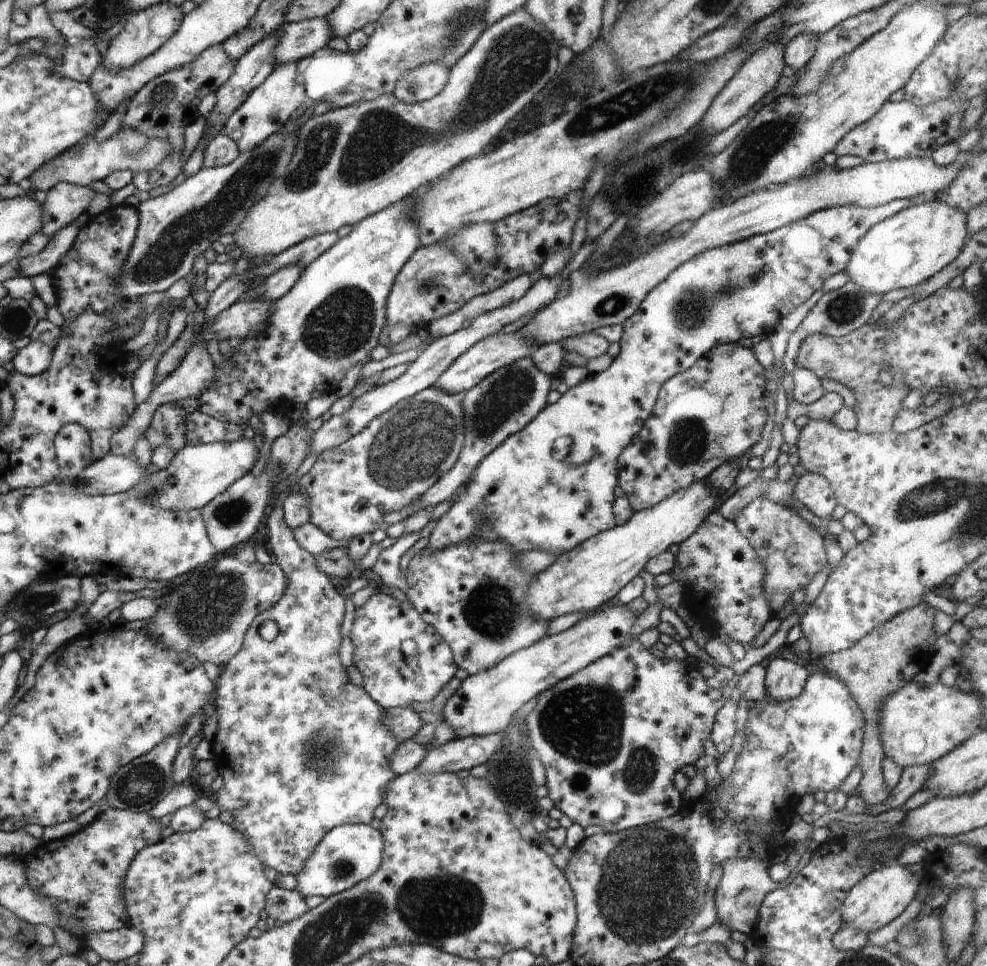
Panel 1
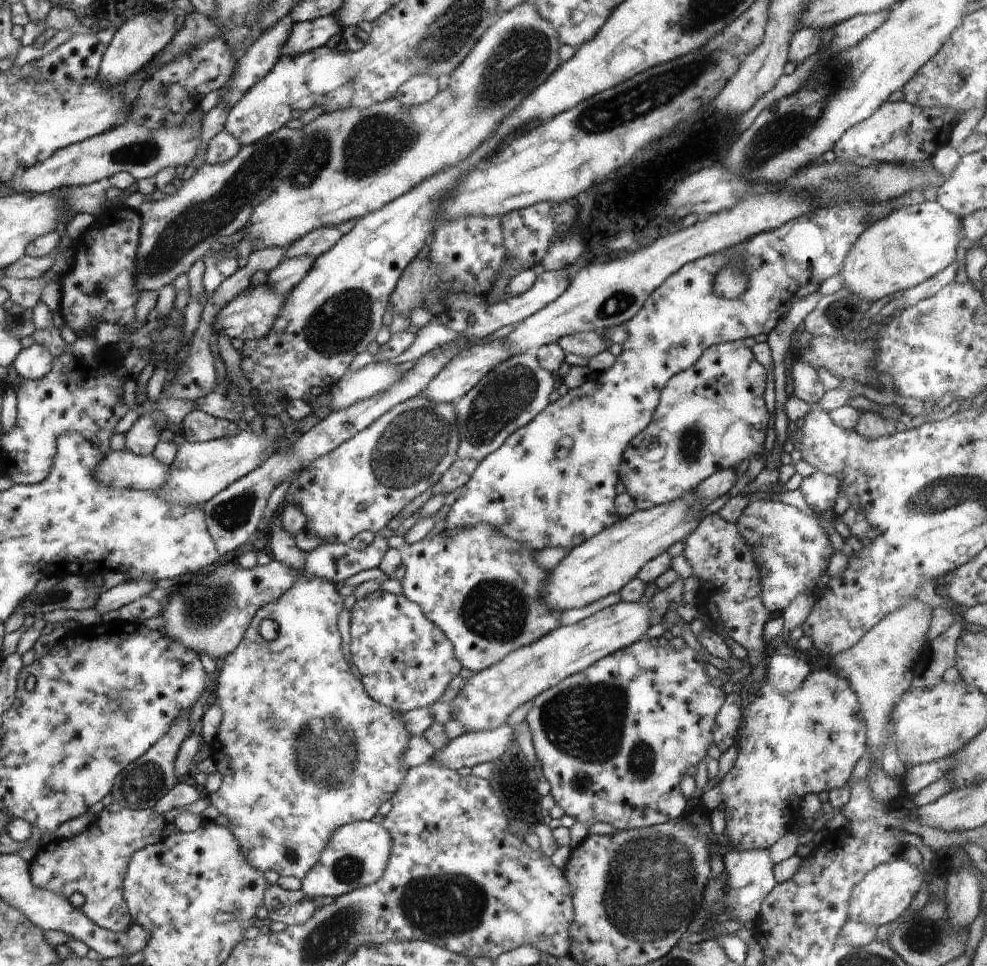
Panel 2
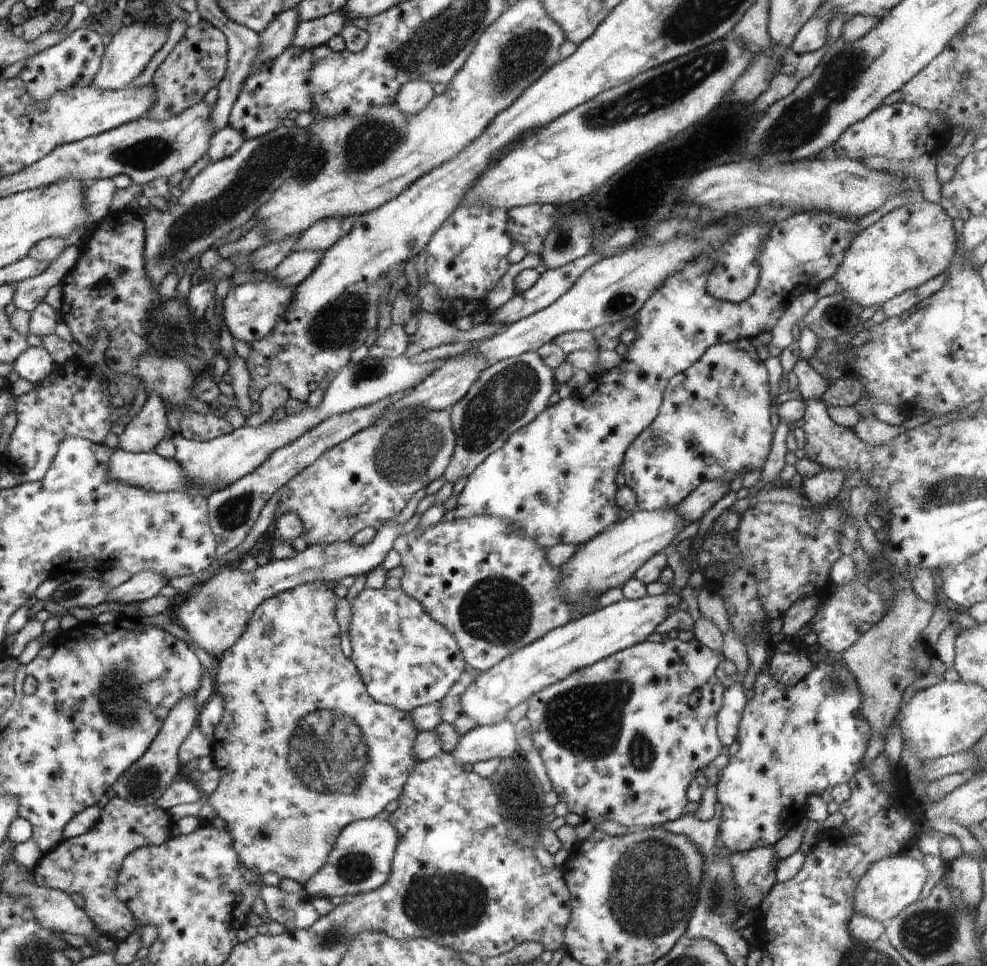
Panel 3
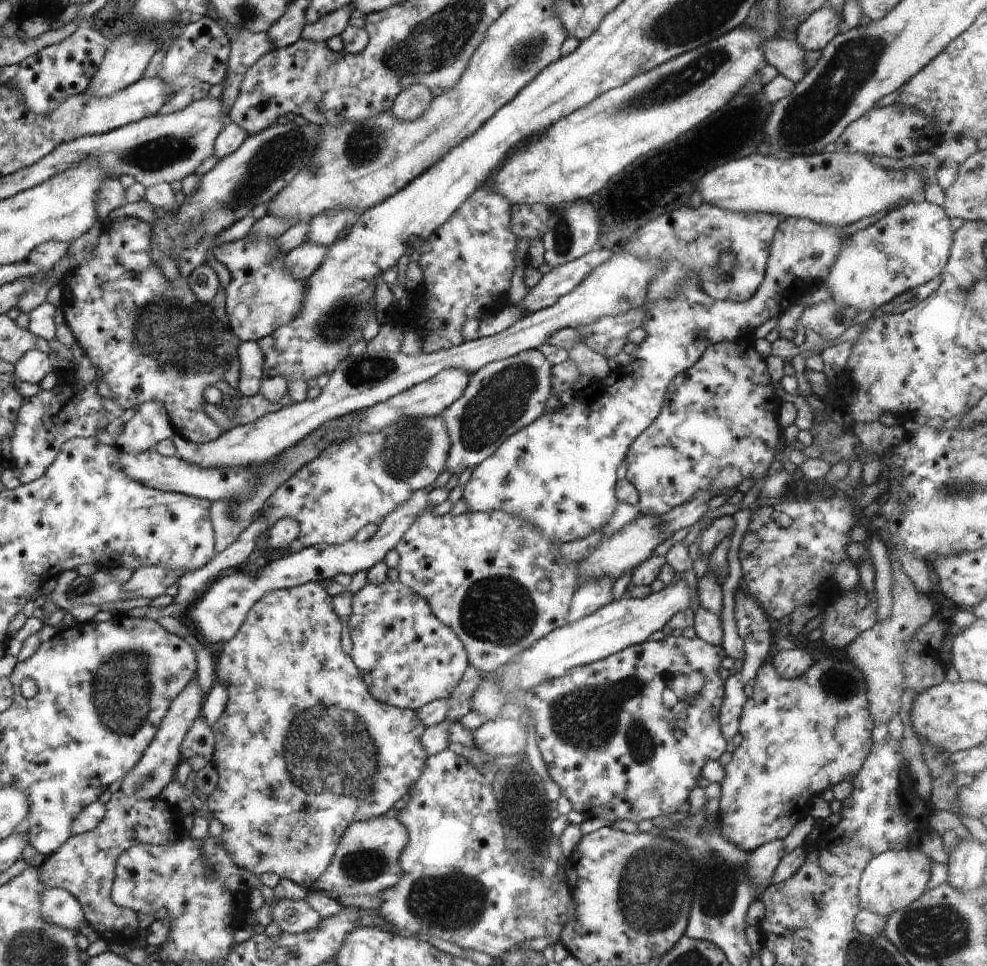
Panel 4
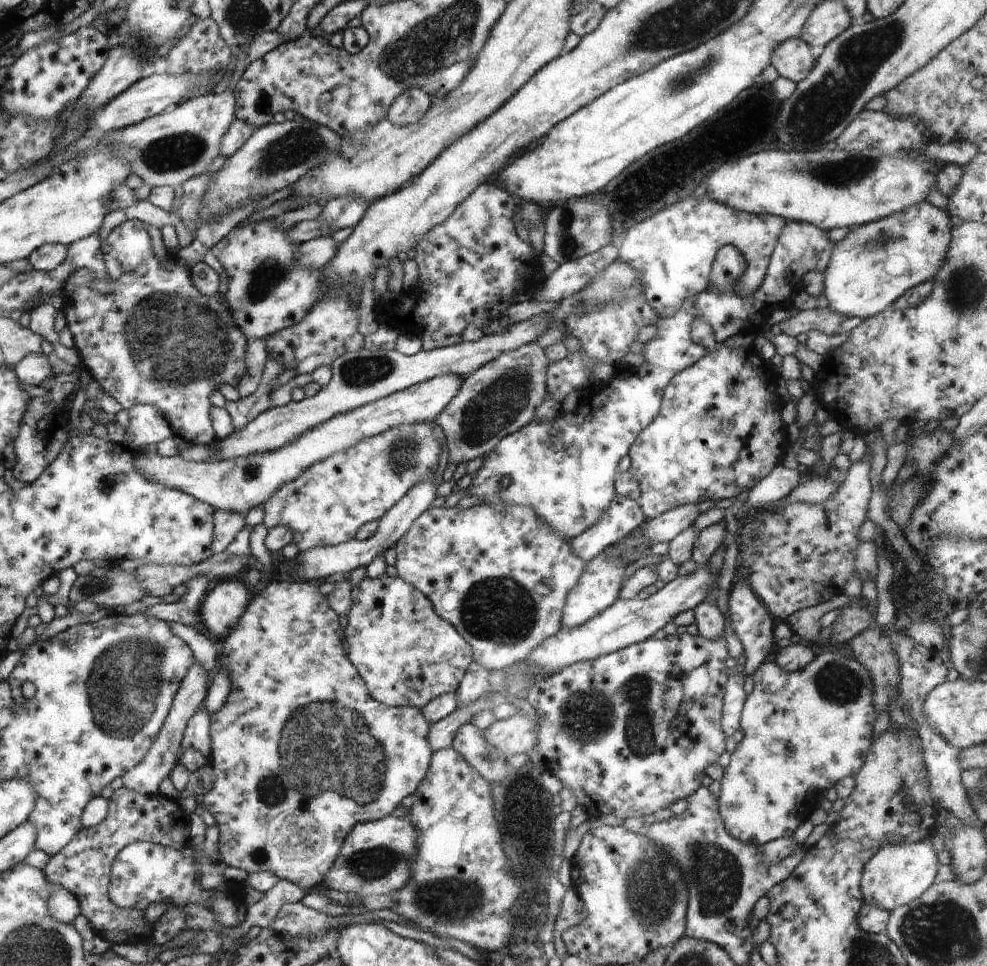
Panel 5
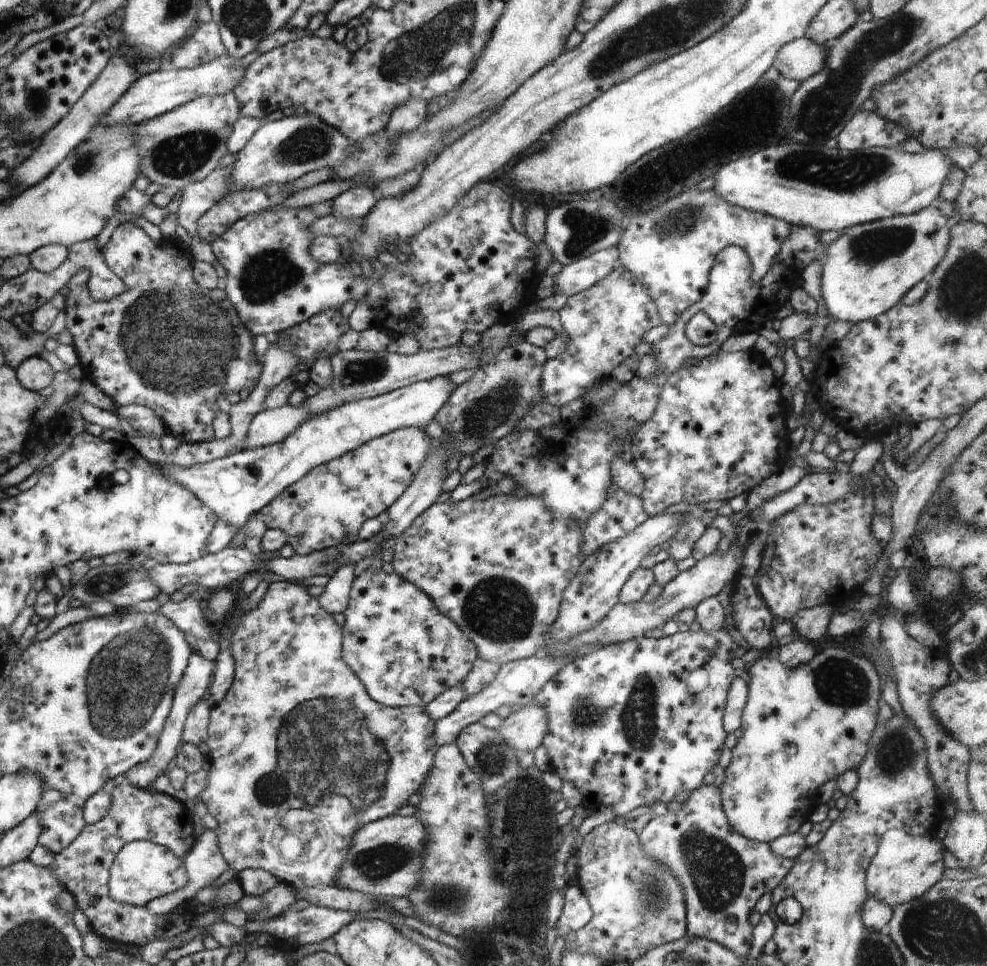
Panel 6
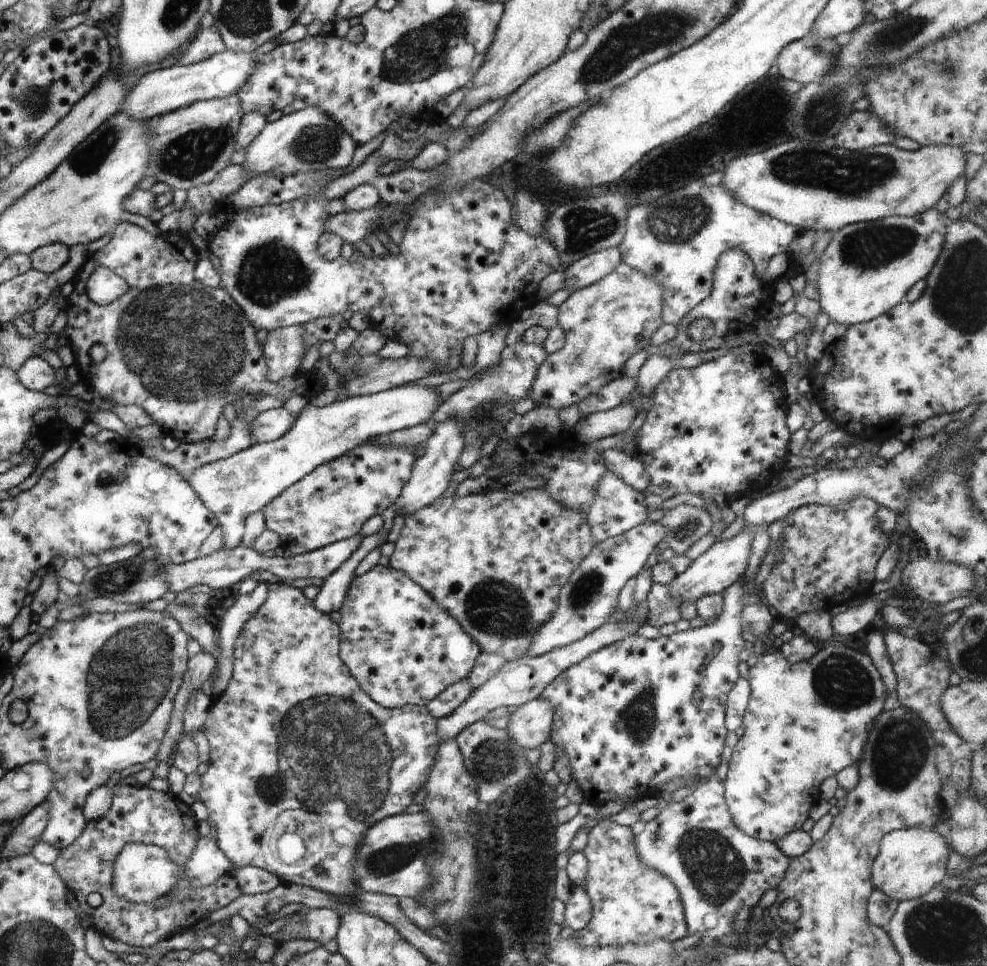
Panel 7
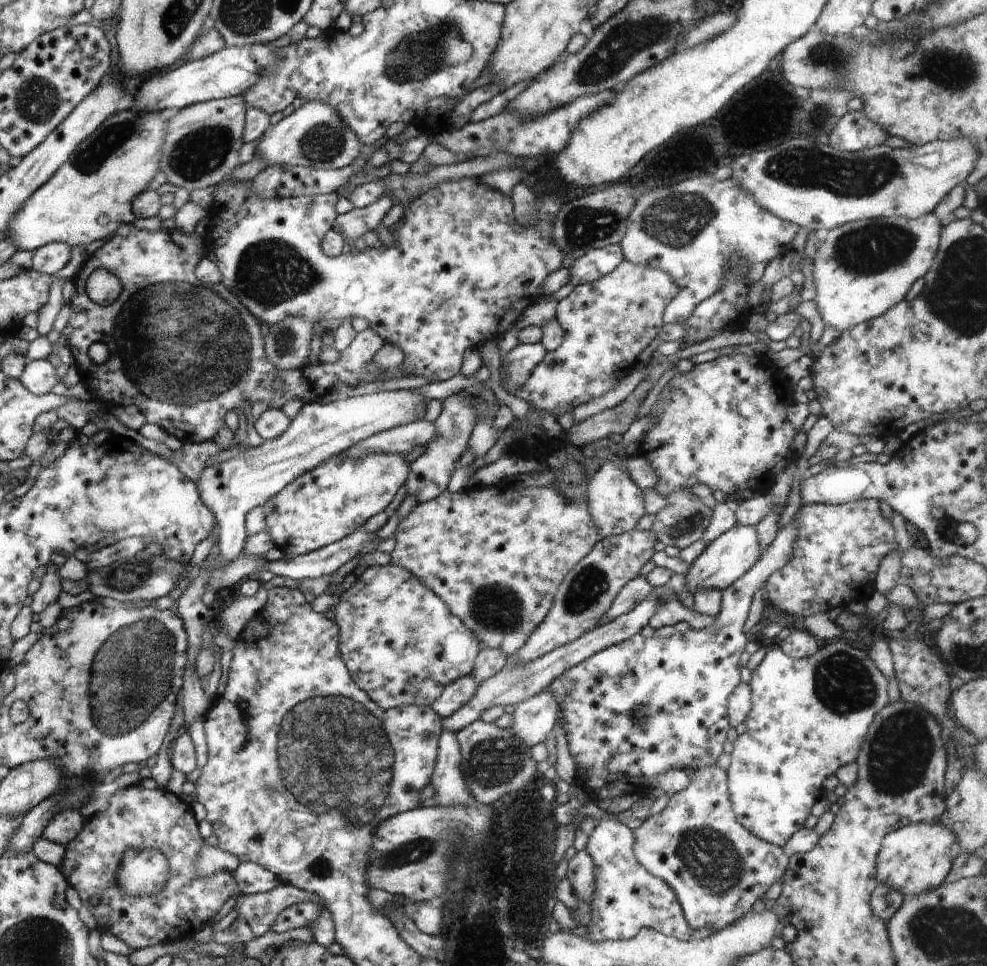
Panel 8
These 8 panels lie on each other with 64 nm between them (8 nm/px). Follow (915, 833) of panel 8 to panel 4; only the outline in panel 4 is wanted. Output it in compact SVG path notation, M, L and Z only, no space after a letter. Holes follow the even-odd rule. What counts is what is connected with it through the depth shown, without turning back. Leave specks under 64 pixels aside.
M919 848L900 852L886 850L874 856L861 874L858 886L858 904L861 909L854 918L854 928L864 936L876 938L884 935L884 927L890 914L906 908L922 896L930 880L930 866L932 861Z

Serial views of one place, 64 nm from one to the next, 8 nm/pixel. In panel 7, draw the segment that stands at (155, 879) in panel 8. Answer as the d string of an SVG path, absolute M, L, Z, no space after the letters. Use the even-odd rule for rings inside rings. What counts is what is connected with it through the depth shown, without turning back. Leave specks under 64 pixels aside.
M126 844L117 857L113 871L113 891L118 898L132 902L132 904L148 904L157 898L173 891L180 880L180 868L176 862L170 860L168 852L154 844Z

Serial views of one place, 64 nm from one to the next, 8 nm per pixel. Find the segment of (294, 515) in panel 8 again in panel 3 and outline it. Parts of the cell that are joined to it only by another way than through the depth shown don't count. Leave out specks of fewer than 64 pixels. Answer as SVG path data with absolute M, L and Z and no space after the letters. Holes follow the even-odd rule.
M448 409L386 411L372 426L330 448L279 488L276 517L296 512L309 545L348 542L363 528L380 530L420 488L443 476L455 446Z

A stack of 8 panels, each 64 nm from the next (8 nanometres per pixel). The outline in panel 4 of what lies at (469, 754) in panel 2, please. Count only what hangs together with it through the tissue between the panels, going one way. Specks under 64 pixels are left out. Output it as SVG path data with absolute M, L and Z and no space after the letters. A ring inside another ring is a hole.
M498 717L472 731L474 746L486 756L525 755L527 727L517 719Z

